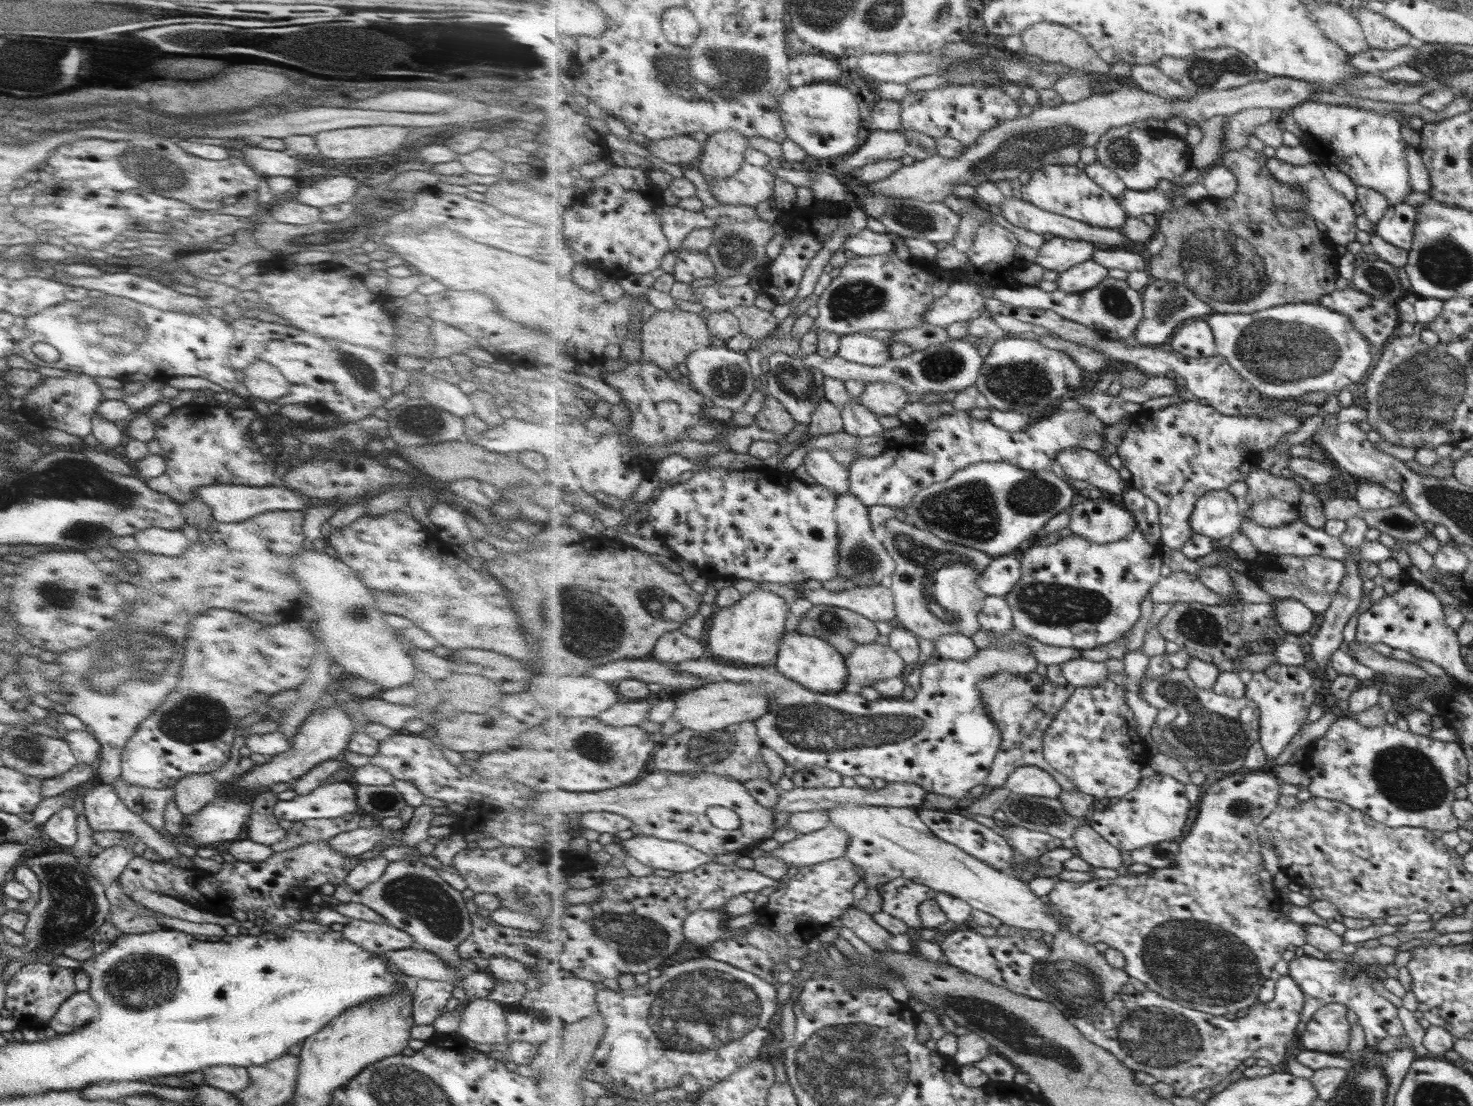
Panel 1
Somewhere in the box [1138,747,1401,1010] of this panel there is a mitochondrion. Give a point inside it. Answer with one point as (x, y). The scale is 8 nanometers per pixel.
(1241, 808)

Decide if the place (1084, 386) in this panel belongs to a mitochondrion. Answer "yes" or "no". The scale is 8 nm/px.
no

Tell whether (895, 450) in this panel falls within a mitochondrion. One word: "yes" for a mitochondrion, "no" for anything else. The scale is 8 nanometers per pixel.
no

